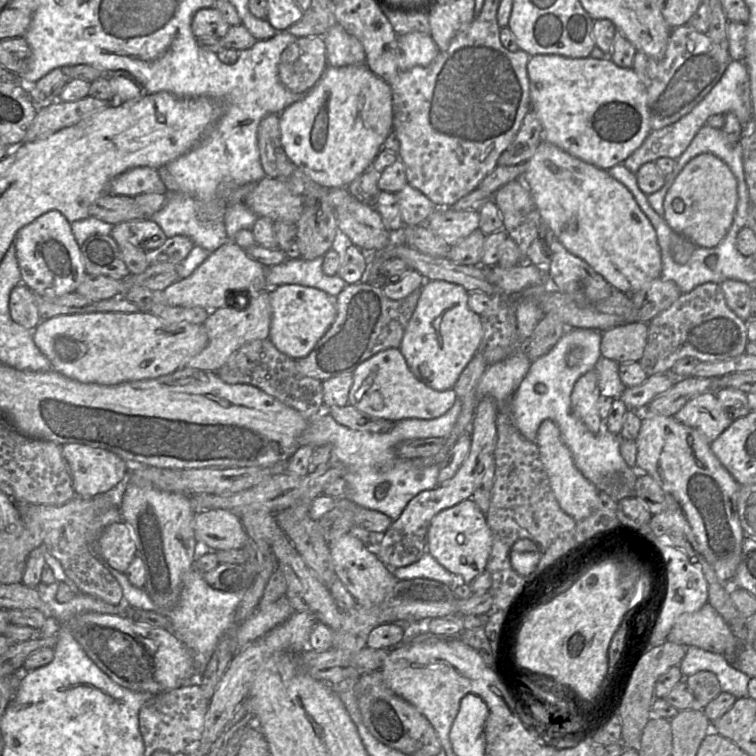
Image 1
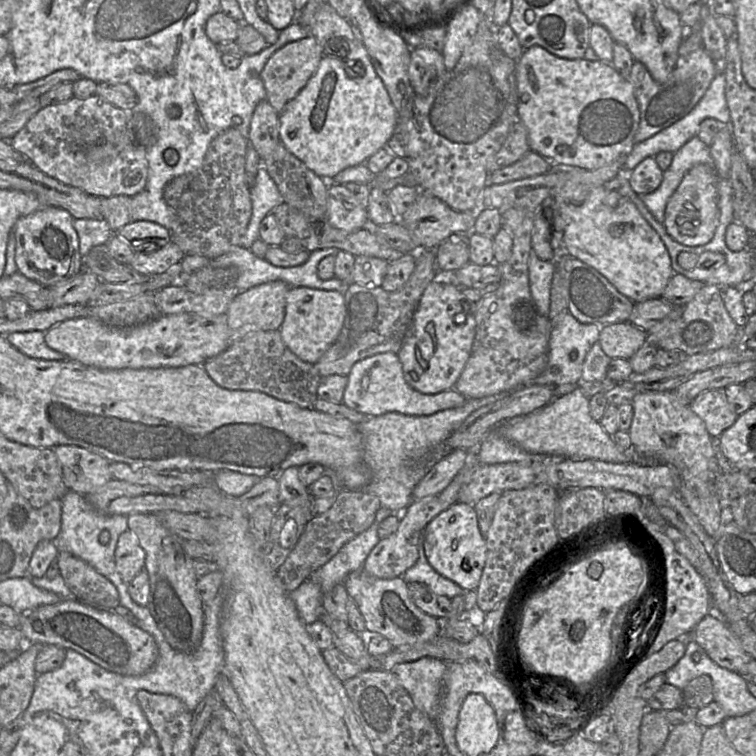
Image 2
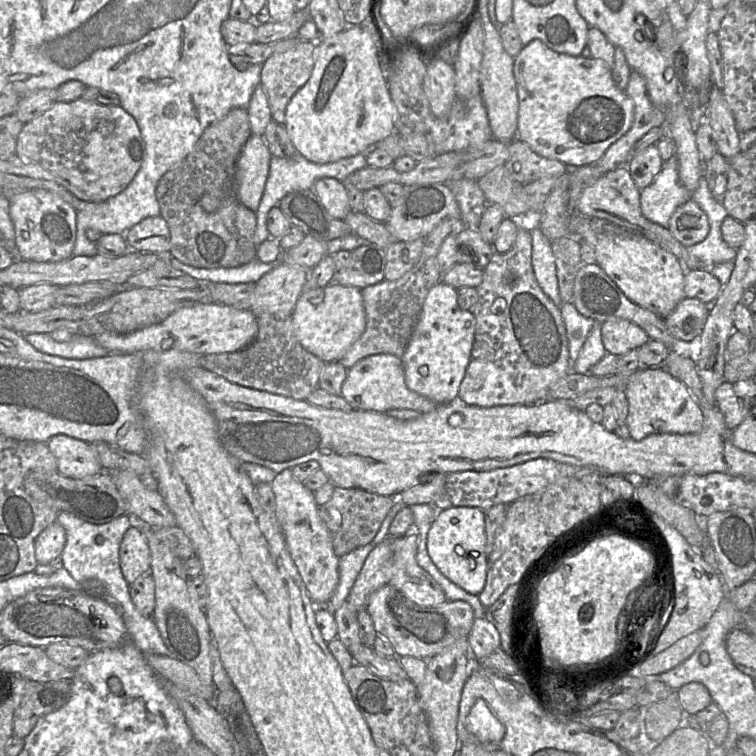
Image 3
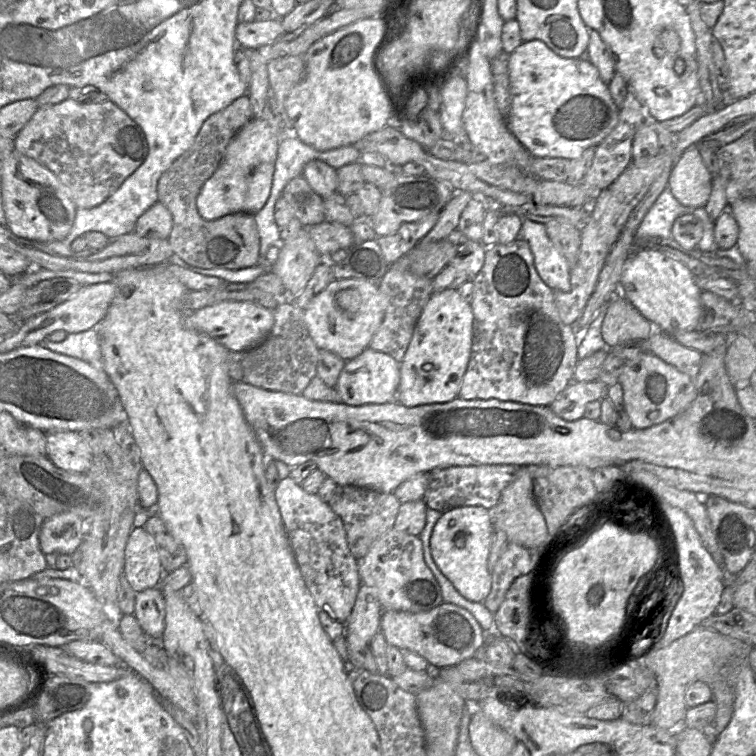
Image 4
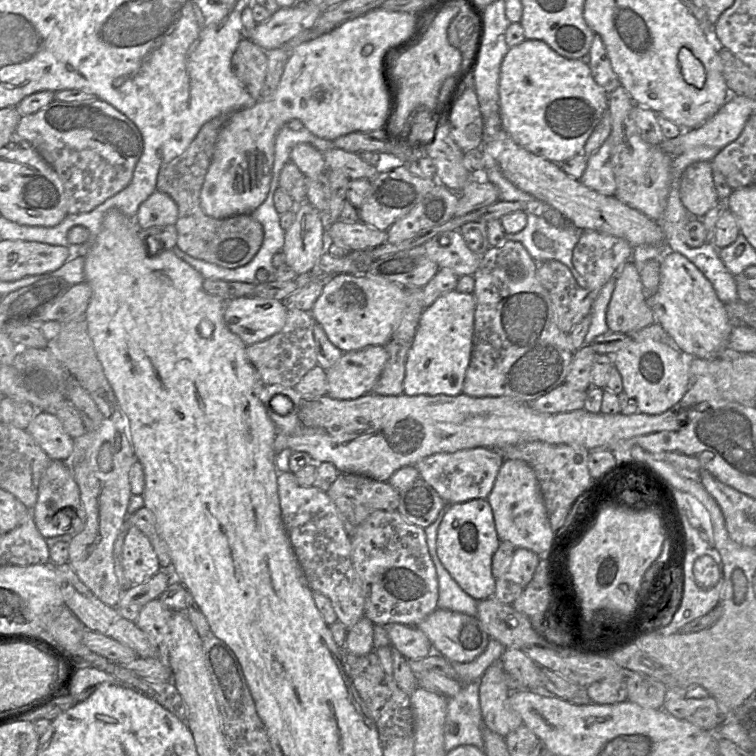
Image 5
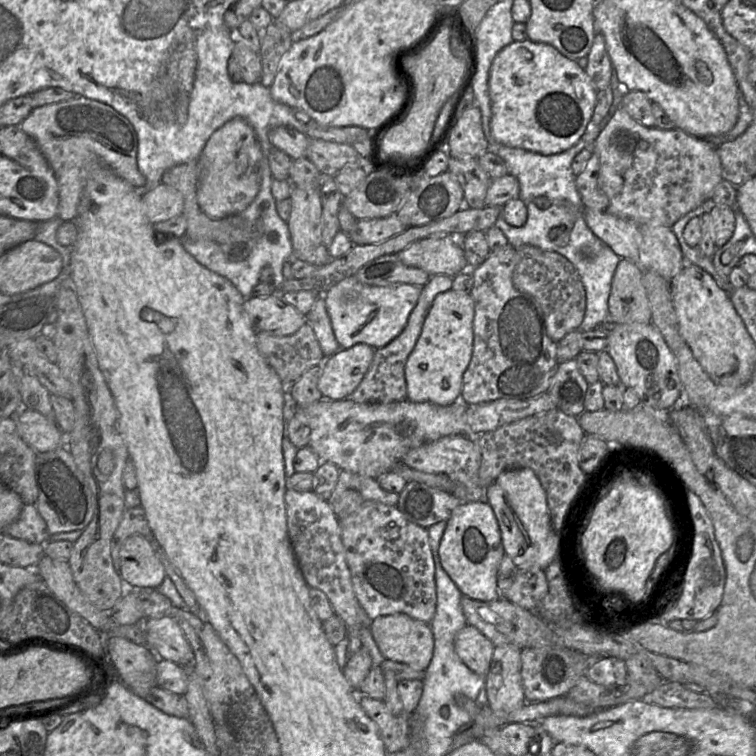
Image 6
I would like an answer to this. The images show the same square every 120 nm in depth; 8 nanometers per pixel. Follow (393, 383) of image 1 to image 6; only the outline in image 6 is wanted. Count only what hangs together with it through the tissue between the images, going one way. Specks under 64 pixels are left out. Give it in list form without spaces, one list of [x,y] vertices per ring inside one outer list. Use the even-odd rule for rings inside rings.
[[[356,344],[325,358],[318,389],[323,400],[340,401],[348,398],[359,386],[373,361],[375,349]]]

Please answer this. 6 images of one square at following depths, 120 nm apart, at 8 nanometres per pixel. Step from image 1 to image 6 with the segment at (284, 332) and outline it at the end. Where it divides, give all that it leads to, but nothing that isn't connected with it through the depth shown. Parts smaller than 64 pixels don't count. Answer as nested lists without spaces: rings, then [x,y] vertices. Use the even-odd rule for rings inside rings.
[[[355,276],[331,287],[323,297],[339,346],[349,349],[356,344],[367,344],[379,349],[388,345],[404,330],[422,288],[410,284],[372,286],[361,283]]]

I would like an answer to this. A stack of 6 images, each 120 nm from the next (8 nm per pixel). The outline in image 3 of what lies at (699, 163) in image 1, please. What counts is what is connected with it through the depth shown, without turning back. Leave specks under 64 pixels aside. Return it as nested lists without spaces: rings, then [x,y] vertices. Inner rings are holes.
[[[690,198],[675,209],[668,230],[678,242],[688,247],[702,242],[709,233],[710,225],[706,213]]]

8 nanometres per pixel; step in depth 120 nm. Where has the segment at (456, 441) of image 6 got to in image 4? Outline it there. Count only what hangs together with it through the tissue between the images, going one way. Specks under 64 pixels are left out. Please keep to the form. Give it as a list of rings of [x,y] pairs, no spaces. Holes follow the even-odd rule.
[[[503,464],[453,466],[434,469],[429,472],[429,484],[425,492],[424,501],[428,508],[440,512],[446,512],[462,506],[482,506],[490,510],[498,504],[502,492],[515,479],[520,467]]]

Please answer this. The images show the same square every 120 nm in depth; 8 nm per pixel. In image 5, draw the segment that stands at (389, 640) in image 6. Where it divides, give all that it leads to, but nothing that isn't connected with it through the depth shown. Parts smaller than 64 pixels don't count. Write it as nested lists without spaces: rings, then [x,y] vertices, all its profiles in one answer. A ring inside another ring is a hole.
[[[390,623],[383,627],[389,637],[390,646],[395,647],[407,660],[419,660],[428,656],[440,655],[417,626]]]

